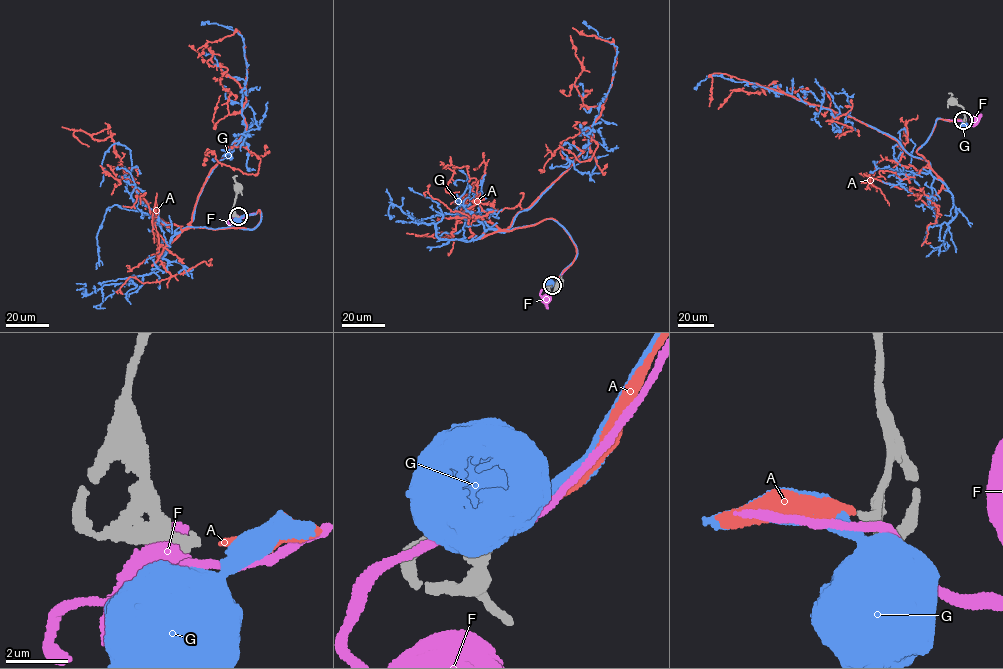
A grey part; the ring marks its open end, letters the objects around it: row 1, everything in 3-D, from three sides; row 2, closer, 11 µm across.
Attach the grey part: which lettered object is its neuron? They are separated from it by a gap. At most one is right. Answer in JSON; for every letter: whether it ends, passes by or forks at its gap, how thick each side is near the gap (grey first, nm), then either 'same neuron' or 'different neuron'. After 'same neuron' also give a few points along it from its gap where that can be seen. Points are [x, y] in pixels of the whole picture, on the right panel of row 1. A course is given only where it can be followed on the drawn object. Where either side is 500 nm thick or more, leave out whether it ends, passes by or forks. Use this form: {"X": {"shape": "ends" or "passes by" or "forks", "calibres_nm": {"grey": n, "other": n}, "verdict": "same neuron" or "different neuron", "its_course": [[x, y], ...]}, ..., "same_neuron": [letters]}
{"A": {"shape": "ends", "calibres_nm": {"grey": 280, "other": 200}, "verdict": "same neuron", "its_course": [[962, 120], [936, 120], [916, 151], [928, 161], [853, 118], [726, 74], [711, 74], [709, 106]]}, "F": {"shape": "passes by", "calibres_nm": {"grey": 280, "other": 280}, "verdict": "different neuron"}, "G": {"calibres_nm": {"grey": 280, "other": 550}, "verdict": "different neuron"}, "same_neuron": ["A"]}

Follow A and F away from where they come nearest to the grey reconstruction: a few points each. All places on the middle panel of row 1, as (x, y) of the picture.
A: (553, 284), (576, 255), (564, 228), (552, 218), (508, 229), (592, 142), (611, 84), (614, 43), (572, 28)
F: (552, 286), (541, 290), (540, 294), (545, 297)

